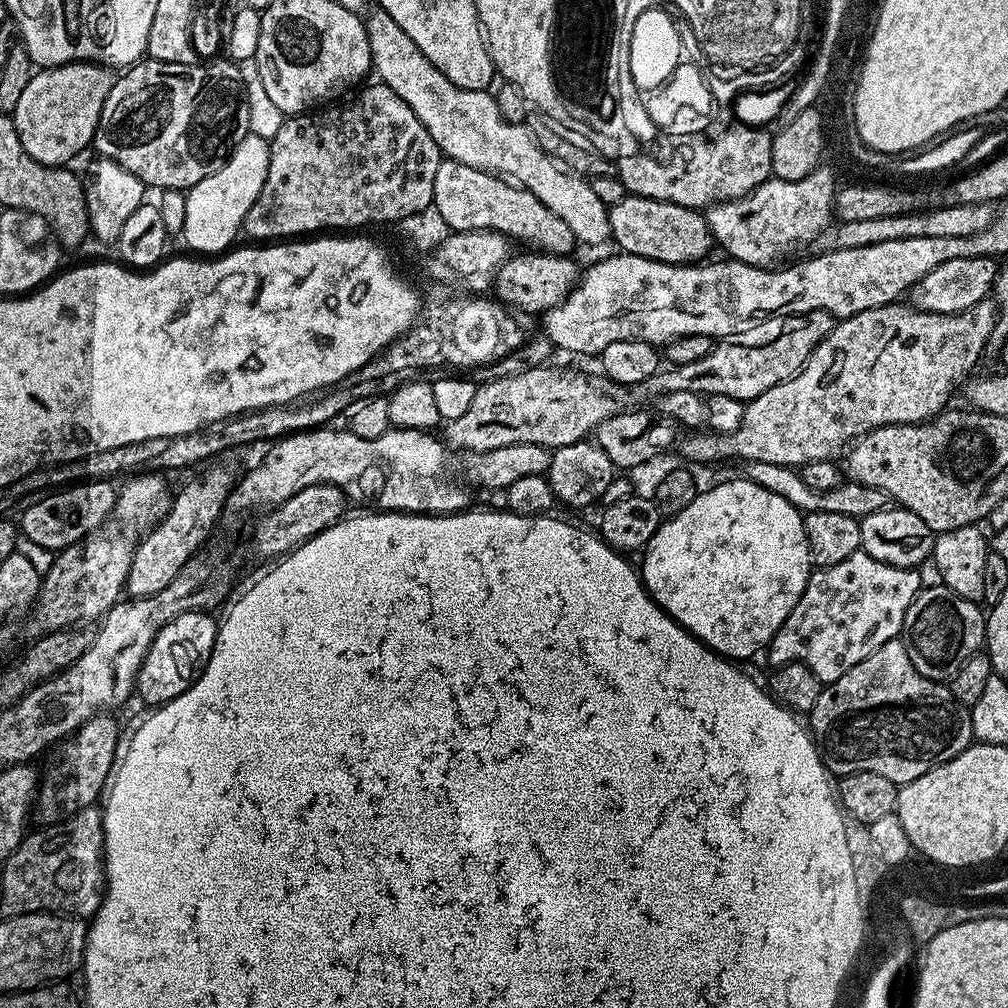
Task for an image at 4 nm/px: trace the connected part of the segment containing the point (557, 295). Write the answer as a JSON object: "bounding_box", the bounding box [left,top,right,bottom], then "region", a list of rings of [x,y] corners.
{"bounding_box":[494,250,581,314],"region":[[[539,250],[522,251],[524,252],[518,256],[516,254],[509,255],[497,270],[494,283],[495,299],[517,313],[537,312],[537,314],[543,314],[549,312],[571,294],[576,286],[576,281],[581,279],[581,265],[576,265],[572,261],[571,255],[554,256]]]}

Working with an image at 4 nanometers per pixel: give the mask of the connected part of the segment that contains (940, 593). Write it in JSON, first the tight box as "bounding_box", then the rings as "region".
{"bounding_box":[902,582,985,682],"region":[[[936,582],[933,588],[921,587],[906,610],[902,639],[918,674],[933,682],[951,681],[964,663],[985,647],[985,609],[977,601],[954,594],[954,590],[945,588],[943,583]]]}

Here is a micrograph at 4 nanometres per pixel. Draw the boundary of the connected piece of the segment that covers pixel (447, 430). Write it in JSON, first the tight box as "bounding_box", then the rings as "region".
{"bounding_box":[443,310,834,452],"region":[[[814,310],[803,316],[787,317],[785,324],[788,325],[769,344],[756,344],[753,348],[747,348],[744,344],[736,344],[740,342],[720,342],[712,347],[710,354],[698,358],[698,362],[686,362],[686,366],[674,364],[661,367],[659,372],[646,378],[646,382],[637,384],[615,384],[603,374],[587,376],[584,372],[559,372],[553,366],[526,370],[526,374],[514,374],[510,378],[491,380],[477,387],[474,402],[470,402],[470,410],[466,410],[462,418],[454,418],[443,425],[443,439],[464,452],[498,450],[498,446],[515,444],[541,444],[555,450],[589,437],[597,425],[612,415],[645,405],[646,400],[653,401],[657,396],[674,394],[674,390],[690,390],[705,398],[729,396],[745,402],[753,400],[758,398],[758,394],[770,390],[770,386],[778,386],[804,369],[813,350],[832,333],[834,317],[829,312]]]}

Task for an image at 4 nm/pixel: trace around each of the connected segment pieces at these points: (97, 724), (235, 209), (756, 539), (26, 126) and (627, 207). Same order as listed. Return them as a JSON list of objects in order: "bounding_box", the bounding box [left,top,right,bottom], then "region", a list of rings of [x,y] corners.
[{"bounding_box":[34,715,120,825],"region":[[[115,715],[90,717],[78,731],[63,741],[60,761],[49,770],[45,780],[43,777],[36,793],[34,816],[40,819],[41,825],[59,824],[61,820],[73,816],[79,808],[93,807],[101,799],[118,760],[116,739],[120,736],[120,728],[112,716]]]},{"bounding_box":[182,134,269,254],"region":[[[249,134],[232,149],[232,154],[222,166],[222,170],[210,174],[210,178],[202,178],[202,182],[187,189],[186,222],[182,240],[196,251],[193,253],[224,254],[233,247],[232,239],[241,235],[246,214],[260,197],[262,182],[266,182],[266,170],[269,166],[269,141]]]},{"bounding_box":[638,478,810,662],"region":[[[739,478],[697,491],[686,510],[667,517],[642,549],[644,565],[638,572],[648,595],[670,619],[713,652],[741,662],[756,651],[767,649],[790,610],[802,598],[810,575],[808,543],[804,537],[804,516],[778,494]]]},{"bounding_box":[14,62,113,166],"region":[[[77,62],[37,71],[22,90],[14,113],[18,138],[30,154],[43,164],[64,166],[91,145],[102,106],[112,89],[113,73],[103,64]]]},{"bounding_box":[608,196,714,265],"region":[[[624,196],[622,202],[608,208],[611,243],[616,243],[621,253],[657,260],[663,264],[691,265],[700,262],[714,248],[708,221],[695,208],[678,206],[665,200],[651,200],[645,196]]]}]

